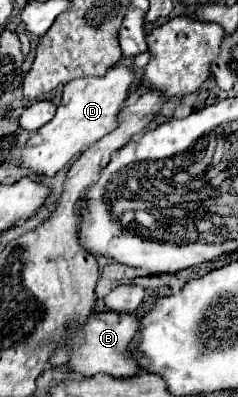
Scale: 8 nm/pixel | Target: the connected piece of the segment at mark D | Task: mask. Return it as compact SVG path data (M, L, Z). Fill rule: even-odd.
M113 65L105 77L83 77L69 81L63 89L61 105L57 107L55 117L27 141L21 157L23 165L45 175L55 175L61 171L73 157L79 157L89 145L97 143L119 125L117 115L123 109L131 83L133 71L127 65Z

